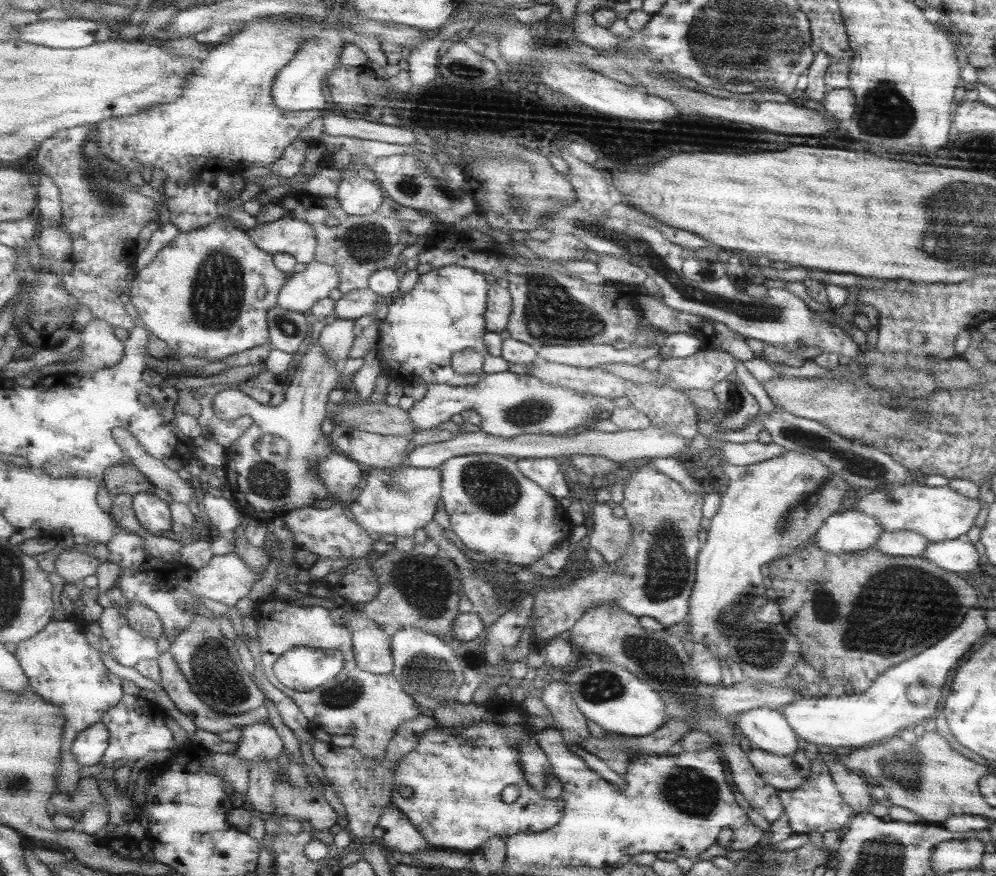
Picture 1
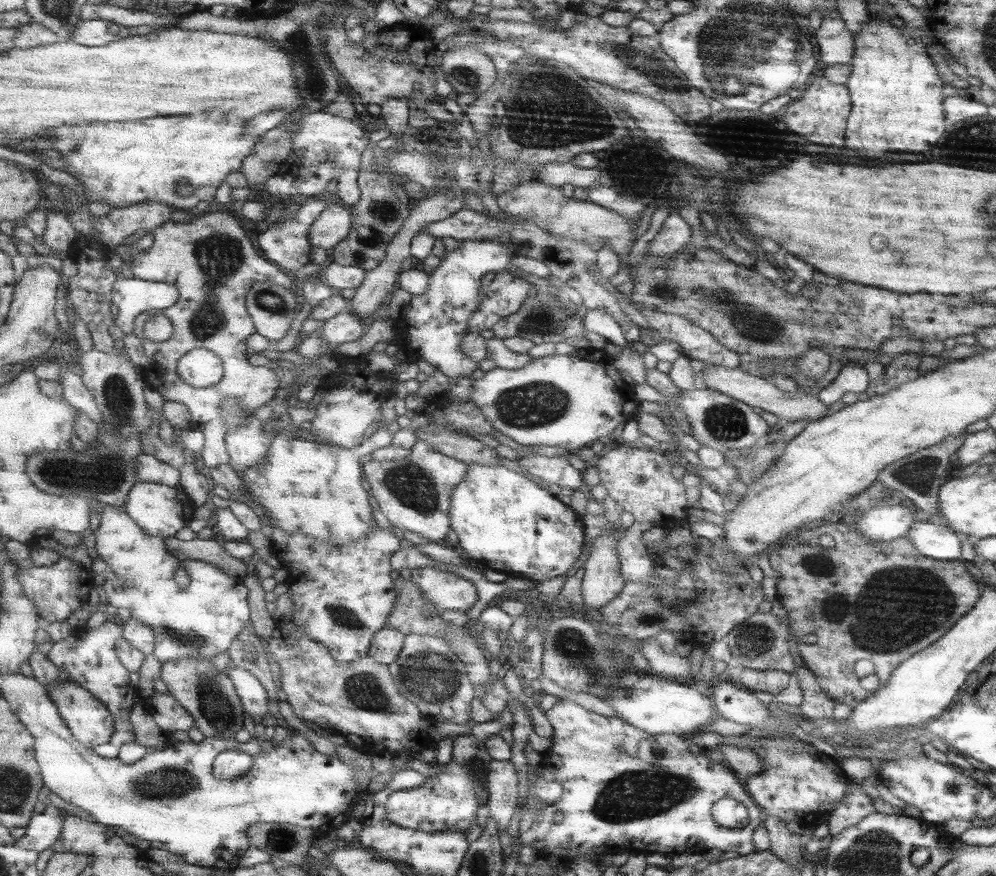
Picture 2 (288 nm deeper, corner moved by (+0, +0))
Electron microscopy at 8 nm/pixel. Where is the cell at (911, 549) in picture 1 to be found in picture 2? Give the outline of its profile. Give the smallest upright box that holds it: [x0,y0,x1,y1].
[903,518,961,562]

